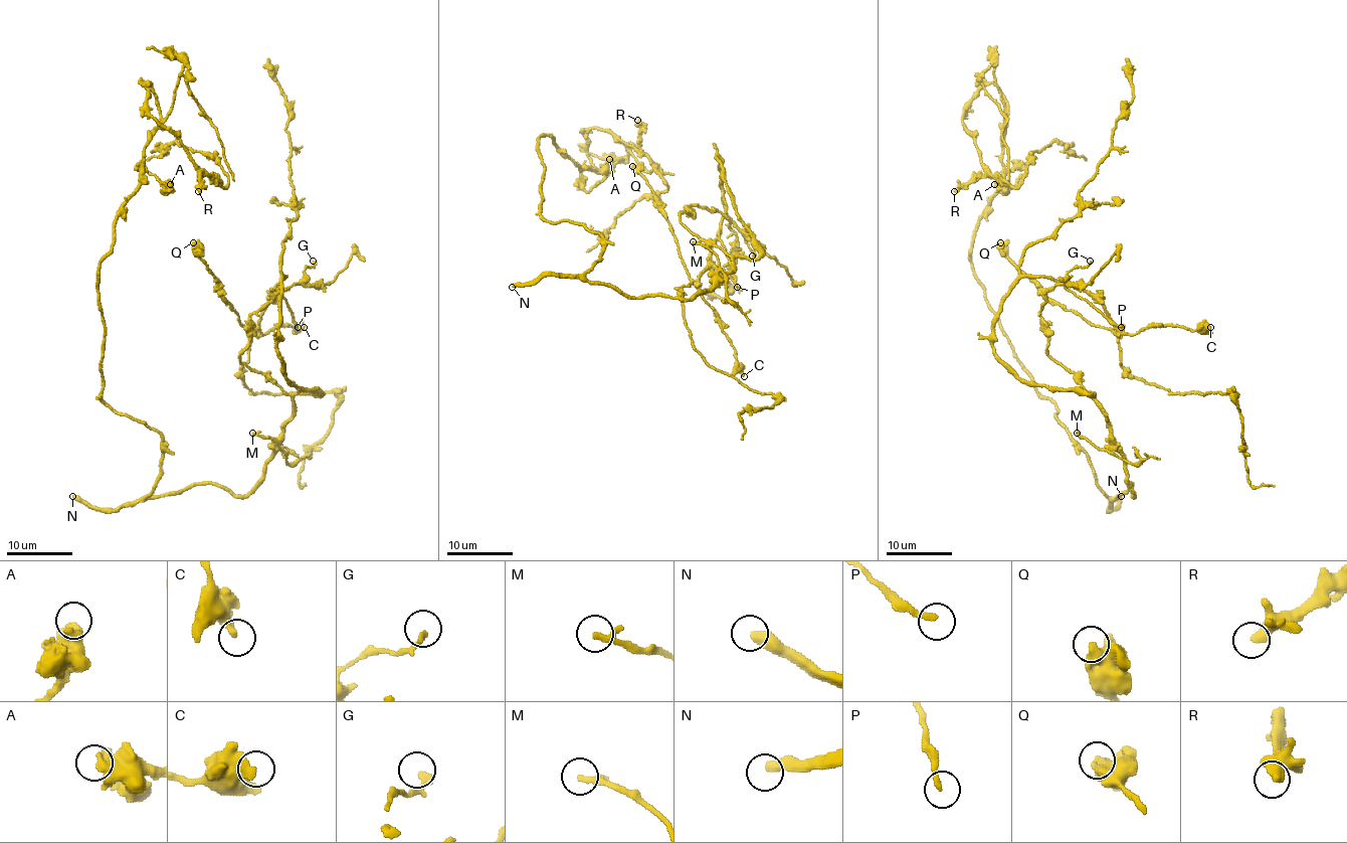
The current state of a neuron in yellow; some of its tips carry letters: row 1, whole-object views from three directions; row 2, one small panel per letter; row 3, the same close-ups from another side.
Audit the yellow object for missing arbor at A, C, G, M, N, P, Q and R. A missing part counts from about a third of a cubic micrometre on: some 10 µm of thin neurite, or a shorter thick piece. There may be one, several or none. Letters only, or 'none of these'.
N

